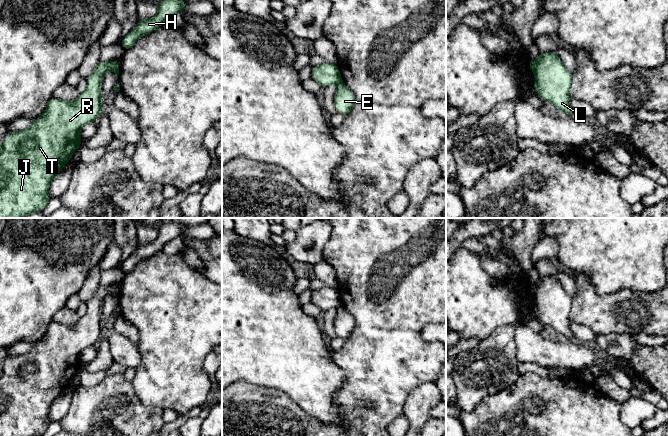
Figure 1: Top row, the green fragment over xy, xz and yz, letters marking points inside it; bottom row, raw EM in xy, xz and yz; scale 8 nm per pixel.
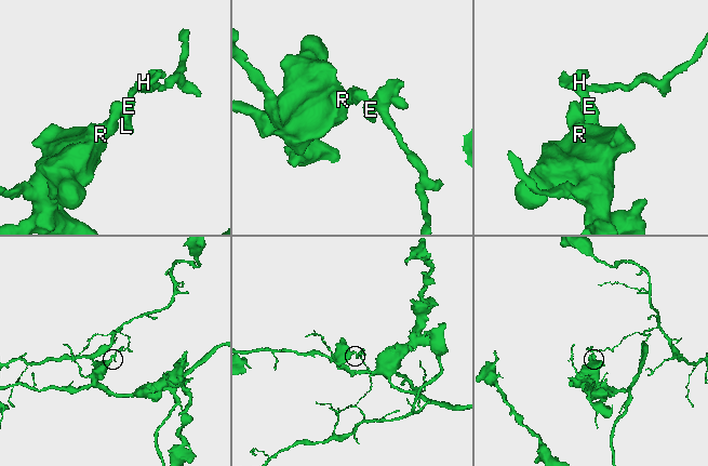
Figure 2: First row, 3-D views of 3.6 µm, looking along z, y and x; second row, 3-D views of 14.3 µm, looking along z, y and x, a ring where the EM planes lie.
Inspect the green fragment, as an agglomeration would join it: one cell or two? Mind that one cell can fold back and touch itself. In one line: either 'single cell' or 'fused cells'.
fused cells

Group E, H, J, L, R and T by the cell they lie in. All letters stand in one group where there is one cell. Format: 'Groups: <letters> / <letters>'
Groups: E H L / J R T

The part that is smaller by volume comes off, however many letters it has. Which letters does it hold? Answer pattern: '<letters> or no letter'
E, H, L

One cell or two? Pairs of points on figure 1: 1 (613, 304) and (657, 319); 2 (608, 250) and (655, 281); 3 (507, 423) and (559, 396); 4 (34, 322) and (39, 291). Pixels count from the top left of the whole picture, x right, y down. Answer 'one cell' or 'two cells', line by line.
1: one cell
2: one cell
3: one cell
4: one cell

